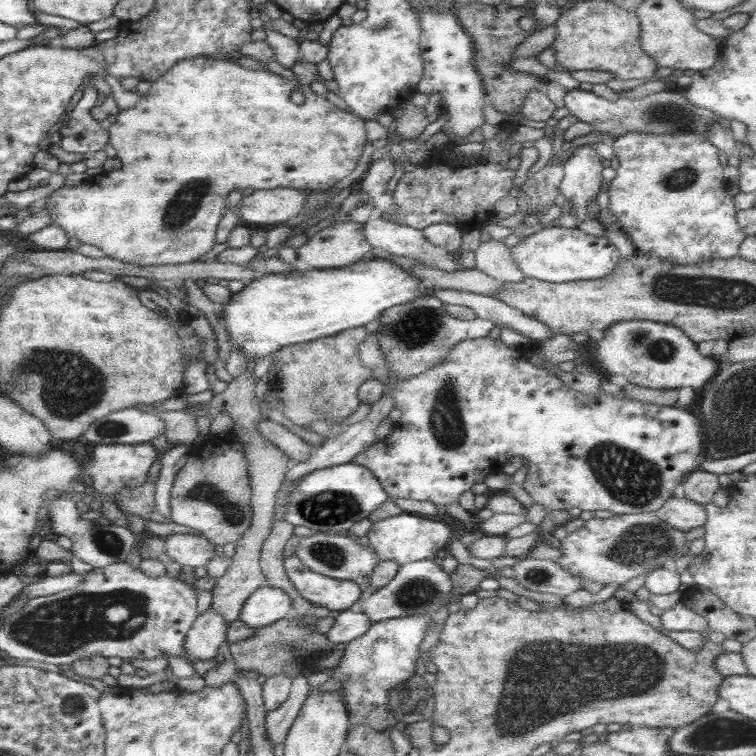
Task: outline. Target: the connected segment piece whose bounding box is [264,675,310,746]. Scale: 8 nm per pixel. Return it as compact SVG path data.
M307 676L291 679L287 698L271 712L265 713L264 731L272 746L283 742L293 719L297 716L302 702L310 691Z

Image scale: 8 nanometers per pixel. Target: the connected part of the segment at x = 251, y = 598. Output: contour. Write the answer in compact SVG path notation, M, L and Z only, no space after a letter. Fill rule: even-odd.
M263 584L245 599L237 619L249 628L258 629L288 616L291 605L284 590Z

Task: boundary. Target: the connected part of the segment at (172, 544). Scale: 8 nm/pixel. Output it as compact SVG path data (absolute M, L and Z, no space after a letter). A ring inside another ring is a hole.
M174 533L164 539L164 553L181 566L204 567L216 555L214 545L205 537Z

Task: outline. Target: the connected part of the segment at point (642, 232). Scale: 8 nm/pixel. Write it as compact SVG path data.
M682 130L677 134L645 134L629 132L609 143L617 157L617 169L610 180L609 212L631 240L634 250L647 253L673 265L696 265L699 261L733 258L739 243L746 237L736 223L732 196L725 191L723 167L717 159L718 150L703 136Z

